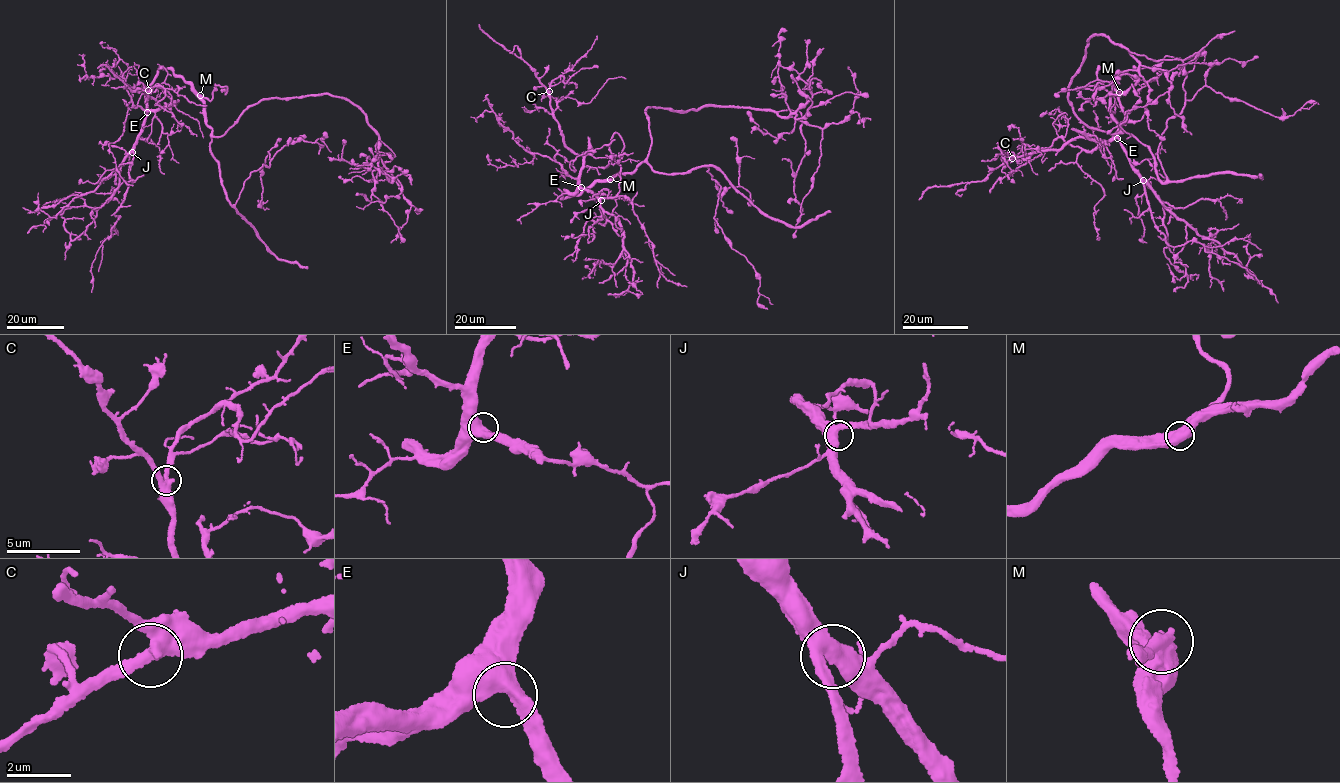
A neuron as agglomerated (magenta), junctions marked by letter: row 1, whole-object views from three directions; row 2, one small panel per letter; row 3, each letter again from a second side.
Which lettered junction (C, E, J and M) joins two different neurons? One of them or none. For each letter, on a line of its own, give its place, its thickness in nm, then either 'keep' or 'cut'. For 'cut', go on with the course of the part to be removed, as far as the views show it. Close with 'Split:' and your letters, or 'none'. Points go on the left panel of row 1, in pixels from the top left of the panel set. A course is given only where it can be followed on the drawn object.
C: at (148, 90); 400 nm thick; keep
E: at (147, 112); 600 nm thick; keep
J: at (132, 152); 460 nm thick; keep
M: at (200, 95); 650 nm thick; cut; foreign part runs (200, 95), (210, 100), (215, 85), (227, 87), (225, 94), (221, 90)
Split: M

